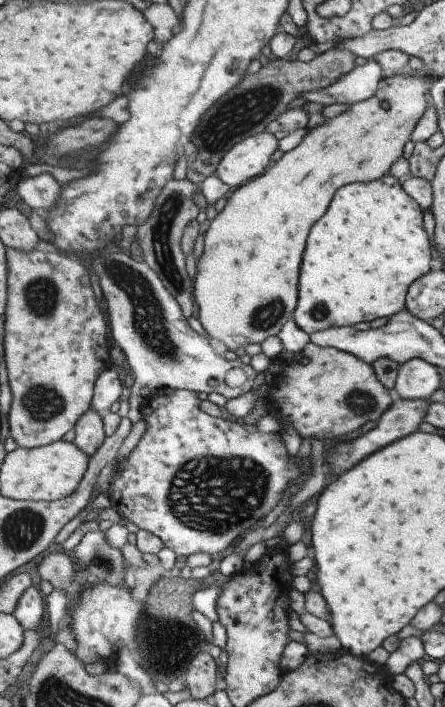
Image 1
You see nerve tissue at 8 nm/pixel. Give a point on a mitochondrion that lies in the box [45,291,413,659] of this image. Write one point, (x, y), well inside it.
(213, 494)

